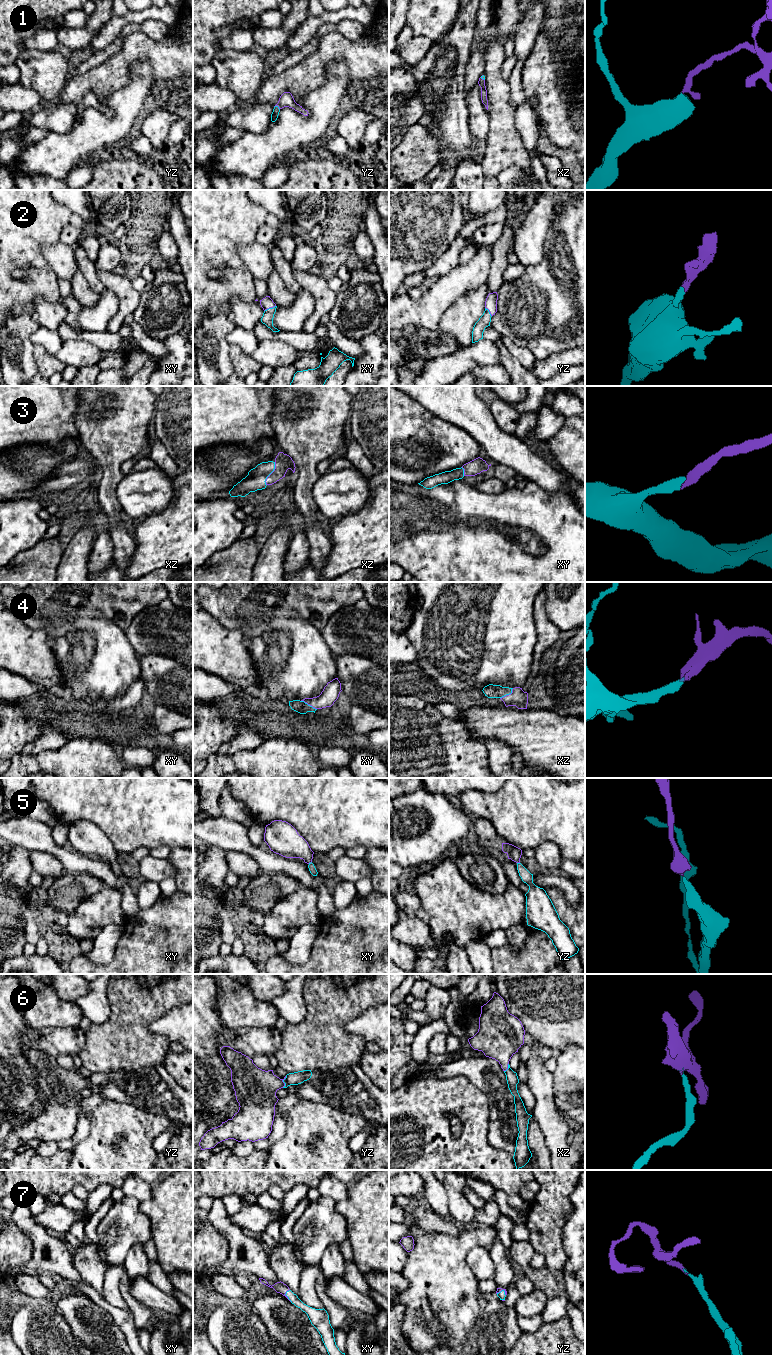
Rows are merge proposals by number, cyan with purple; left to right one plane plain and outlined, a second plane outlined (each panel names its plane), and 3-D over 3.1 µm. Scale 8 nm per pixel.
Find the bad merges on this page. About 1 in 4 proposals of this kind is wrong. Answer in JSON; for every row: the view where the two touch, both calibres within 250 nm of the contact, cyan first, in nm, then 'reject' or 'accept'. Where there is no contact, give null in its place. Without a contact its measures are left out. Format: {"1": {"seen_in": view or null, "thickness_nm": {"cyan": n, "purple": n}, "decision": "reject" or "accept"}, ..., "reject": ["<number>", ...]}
{"1": {"seen_in": "yz", "thickness_nm": {"cyan": 60, "purple": 110}, "decision": "accept"}, "2": {"seen_in": "xy", "thickness_nm": {"cyan": 90, "purple": 90}, "decision": "accept"}, "3": {"seen_in": "xz", "thickness_nm": {"cyan": 160, "purple": 140}, "decision": "accept"}, "4": {"seen_in": "xz", "thickness_nm": {"cyan": 110, "purple": 140}, "decision": "accept"}, "5": {"seen_in": "xy", "thickness_nm": {"cyan": 60, "purple": 220}, "decision": "accept"}, "6": {"seen_in": "yz", "thickness_nm": {"cyan": 100, "purple": 340}, "decision": "accept"}, "7": {"seen_in": "xy", "thickness_nm": {"cyan": 70, "purple": 90}, "decision": "accept"}, "reject": []}

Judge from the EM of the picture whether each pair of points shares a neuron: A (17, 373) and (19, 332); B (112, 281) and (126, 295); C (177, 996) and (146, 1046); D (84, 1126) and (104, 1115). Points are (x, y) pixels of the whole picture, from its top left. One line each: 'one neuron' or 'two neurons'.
A: one neuron
B: one neuron
C: one neuron
D: two neurons

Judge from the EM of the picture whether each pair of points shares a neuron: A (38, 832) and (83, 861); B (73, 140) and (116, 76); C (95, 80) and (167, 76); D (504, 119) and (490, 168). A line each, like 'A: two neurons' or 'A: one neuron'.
A: one neuron
B: two neurons
C: one neuron
D: one neuron

